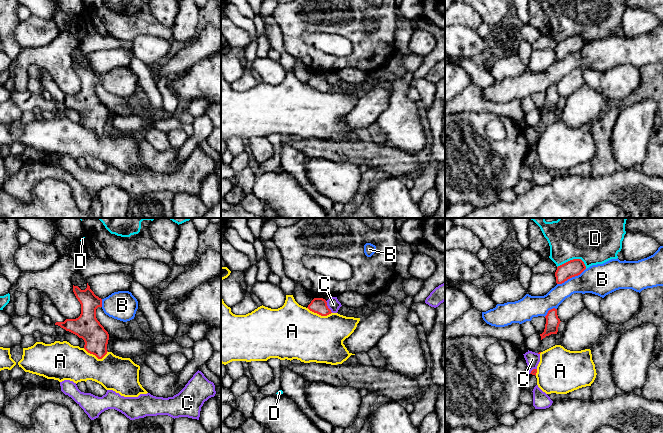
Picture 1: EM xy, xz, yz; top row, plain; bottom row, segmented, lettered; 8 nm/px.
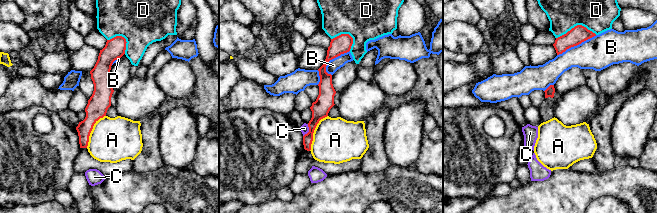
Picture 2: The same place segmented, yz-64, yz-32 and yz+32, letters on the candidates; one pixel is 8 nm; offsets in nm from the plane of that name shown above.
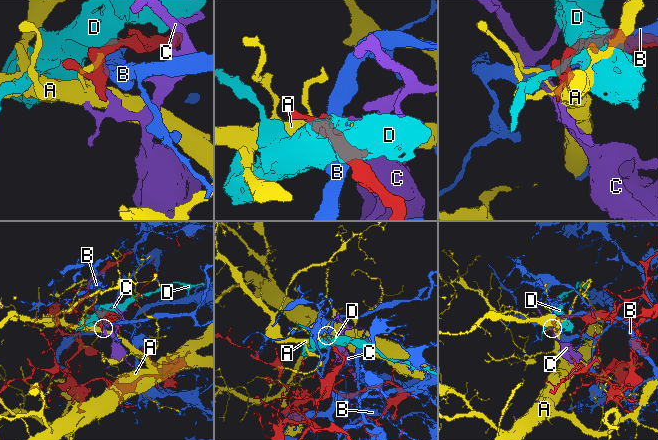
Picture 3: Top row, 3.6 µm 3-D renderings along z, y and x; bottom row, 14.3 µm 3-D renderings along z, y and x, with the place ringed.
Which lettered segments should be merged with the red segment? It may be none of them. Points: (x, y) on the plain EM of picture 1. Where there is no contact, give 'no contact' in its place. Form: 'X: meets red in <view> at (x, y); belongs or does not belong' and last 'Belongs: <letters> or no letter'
A: meets red in xy at (95, 131); does not belong
B: meets red in yz at (571, 53); does not belong
C: meets red in xz at (327, 83); does not belong
D: meets red in yz at (573, 35); does not belong
Belongs: no letter

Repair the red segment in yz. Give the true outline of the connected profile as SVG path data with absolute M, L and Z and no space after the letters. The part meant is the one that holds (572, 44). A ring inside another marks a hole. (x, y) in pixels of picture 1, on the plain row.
M581 35L570 36L557 43L555 48L556 59L562 60L568 55L580 51L586 42Z

